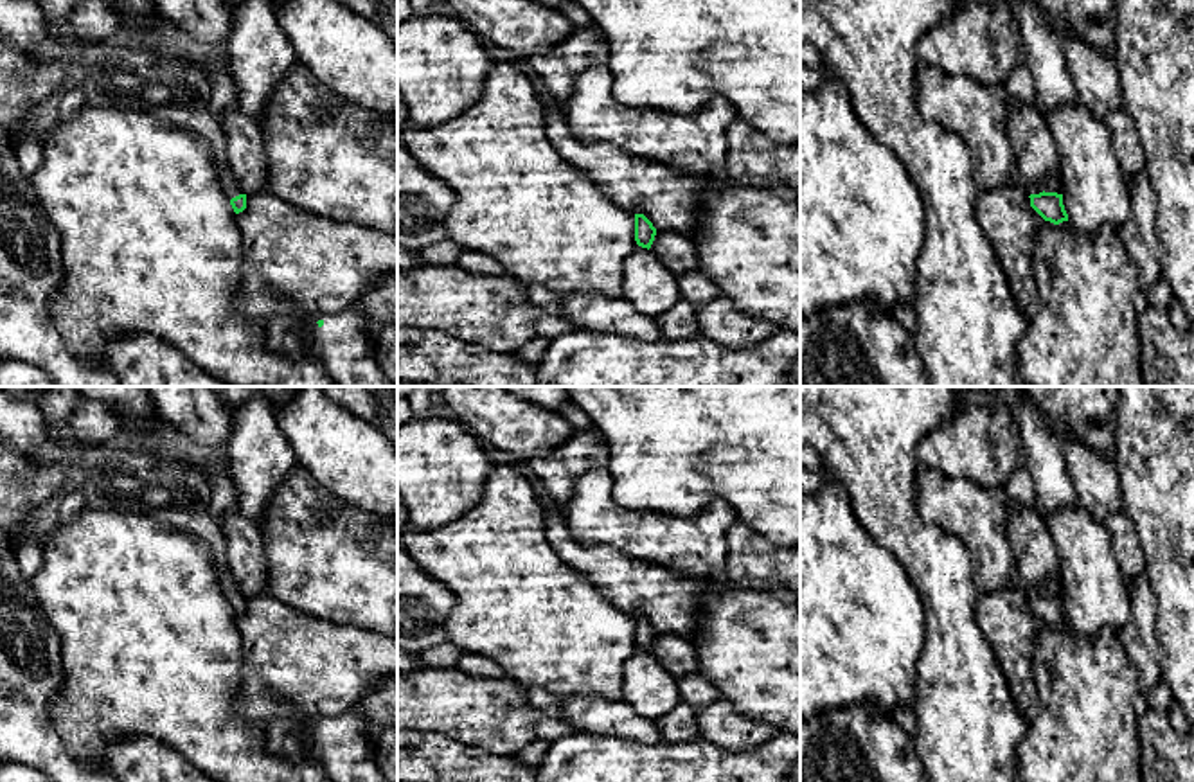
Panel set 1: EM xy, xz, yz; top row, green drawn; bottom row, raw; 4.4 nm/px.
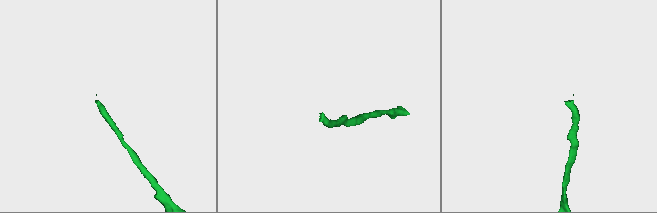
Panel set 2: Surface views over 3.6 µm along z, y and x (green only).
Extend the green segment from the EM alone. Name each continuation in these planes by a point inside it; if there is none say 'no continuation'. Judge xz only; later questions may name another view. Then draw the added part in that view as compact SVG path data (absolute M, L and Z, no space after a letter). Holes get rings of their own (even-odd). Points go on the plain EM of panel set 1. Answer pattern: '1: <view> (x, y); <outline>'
no continuation

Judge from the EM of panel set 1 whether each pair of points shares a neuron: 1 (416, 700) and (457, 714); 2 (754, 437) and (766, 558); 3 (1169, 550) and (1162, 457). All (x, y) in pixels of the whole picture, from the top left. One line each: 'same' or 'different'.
1: same
2: different
3: same

